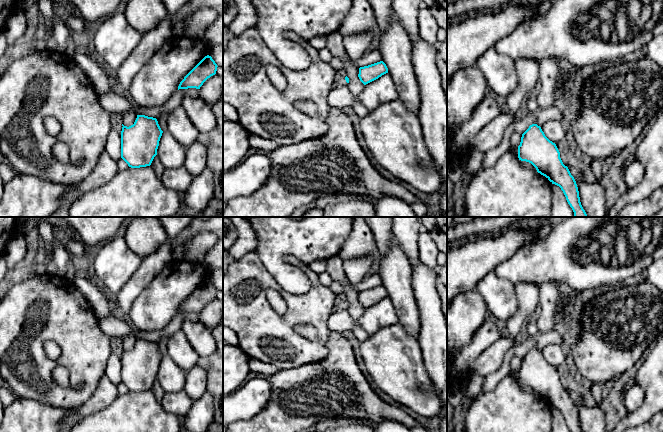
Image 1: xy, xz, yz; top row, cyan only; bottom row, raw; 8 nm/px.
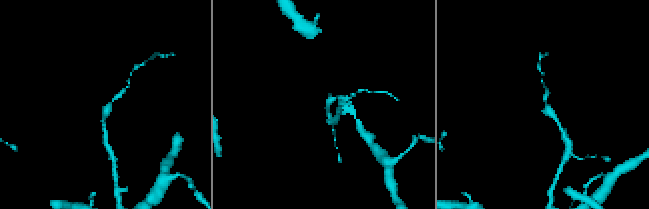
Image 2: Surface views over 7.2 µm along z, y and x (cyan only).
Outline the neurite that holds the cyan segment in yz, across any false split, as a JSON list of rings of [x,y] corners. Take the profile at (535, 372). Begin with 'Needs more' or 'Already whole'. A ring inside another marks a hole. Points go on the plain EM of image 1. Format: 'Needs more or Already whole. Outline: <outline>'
Already whole. Outline: [[[532,348],[522,358],[518,382],[531,387],[538,397],[561,412],[571,432],[583,432],[574,401],[560,382],[555,367],[550,365],[537,348]]]

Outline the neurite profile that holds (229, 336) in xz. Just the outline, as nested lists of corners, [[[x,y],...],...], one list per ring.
[[[223,327],[223,339],[226,341],[228,345],[238,346],[239,340],[237,335],[233,330],[228,327]]]

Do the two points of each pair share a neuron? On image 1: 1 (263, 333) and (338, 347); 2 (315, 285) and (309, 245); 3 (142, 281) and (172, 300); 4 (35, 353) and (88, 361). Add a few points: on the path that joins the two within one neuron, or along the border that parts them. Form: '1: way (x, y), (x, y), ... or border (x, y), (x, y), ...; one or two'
1: border (330, 331), (328, 353), (319, 361), (311, 363); two
2: border (286, 255), (292, 255), (308, 265); two
3: border (163, 267), (141, 291), (133, 303); two
4: way (43, 338), (45, 336), (63, 336), (73, 346); one

